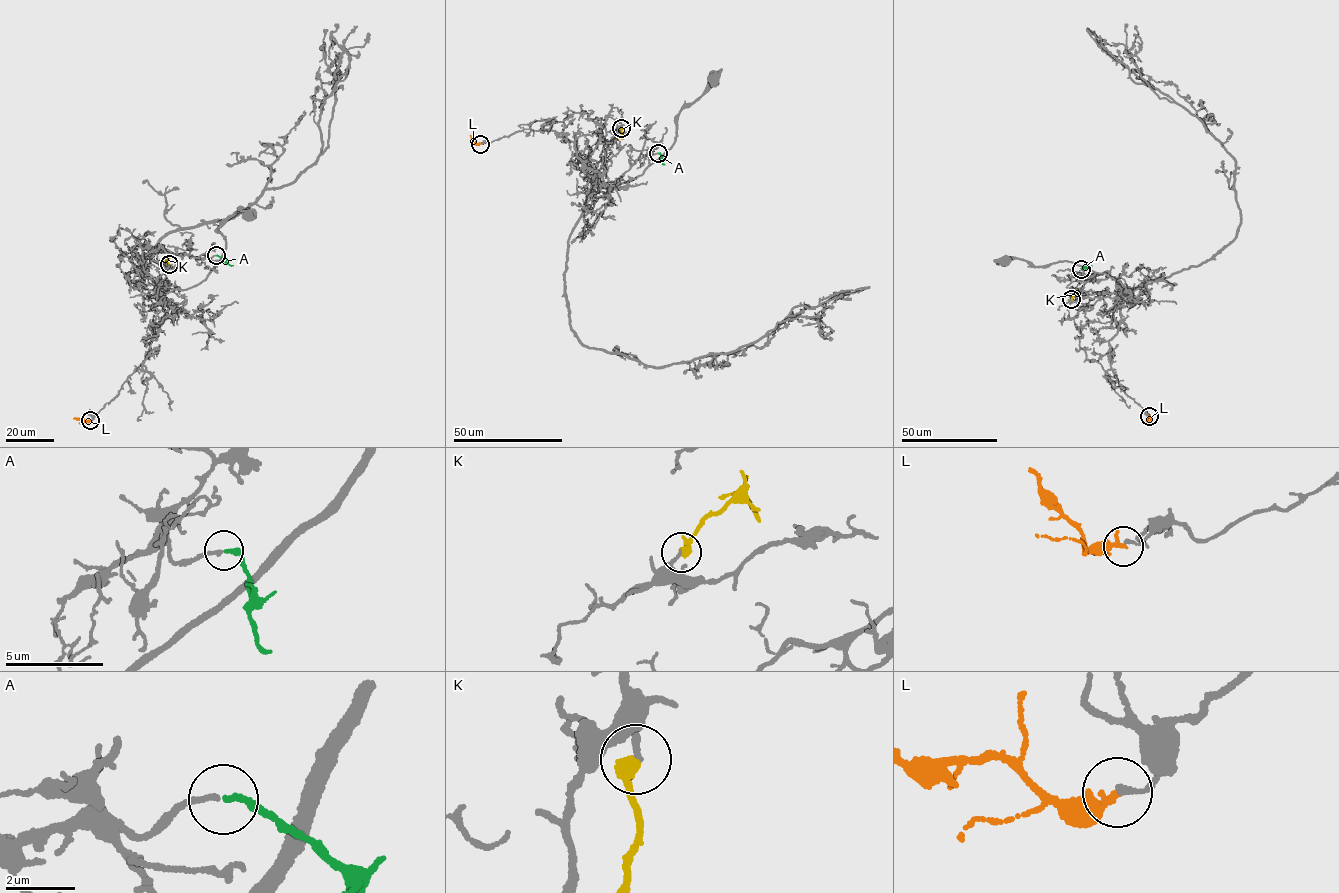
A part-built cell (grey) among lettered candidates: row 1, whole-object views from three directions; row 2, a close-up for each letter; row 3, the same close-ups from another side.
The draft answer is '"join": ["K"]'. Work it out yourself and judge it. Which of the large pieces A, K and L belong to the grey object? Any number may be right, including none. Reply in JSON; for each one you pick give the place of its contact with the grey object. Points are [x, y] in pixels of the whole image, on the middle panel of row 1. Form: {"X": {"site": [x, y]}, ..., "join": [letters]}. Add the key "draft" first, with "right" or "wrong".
{"draft": "wrong", "A": {"site": [658, 153]}, "join": ["A"]}

